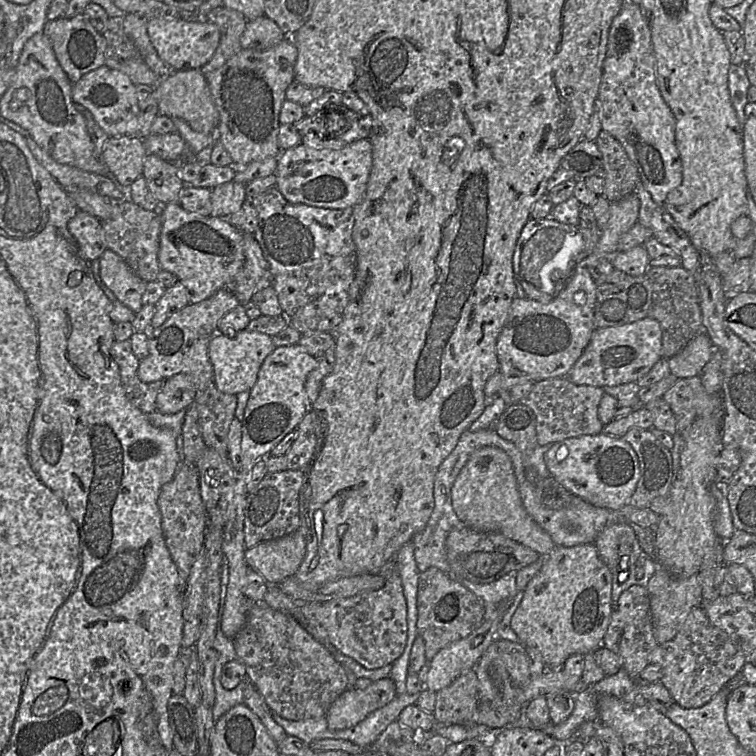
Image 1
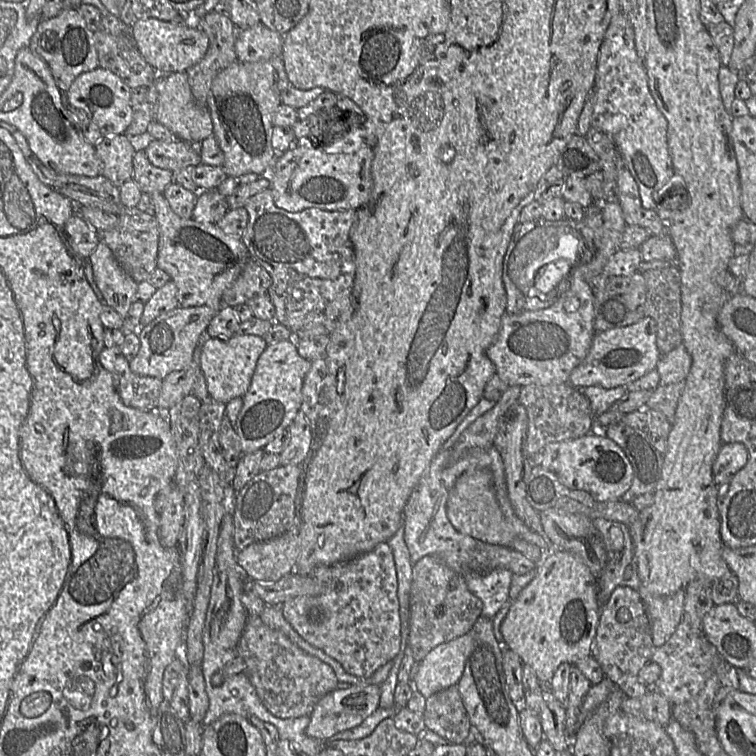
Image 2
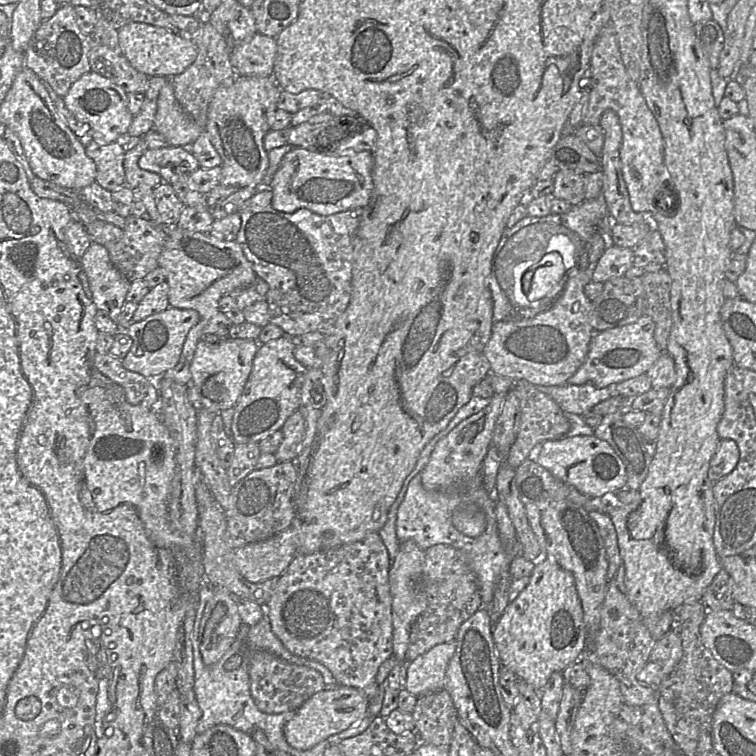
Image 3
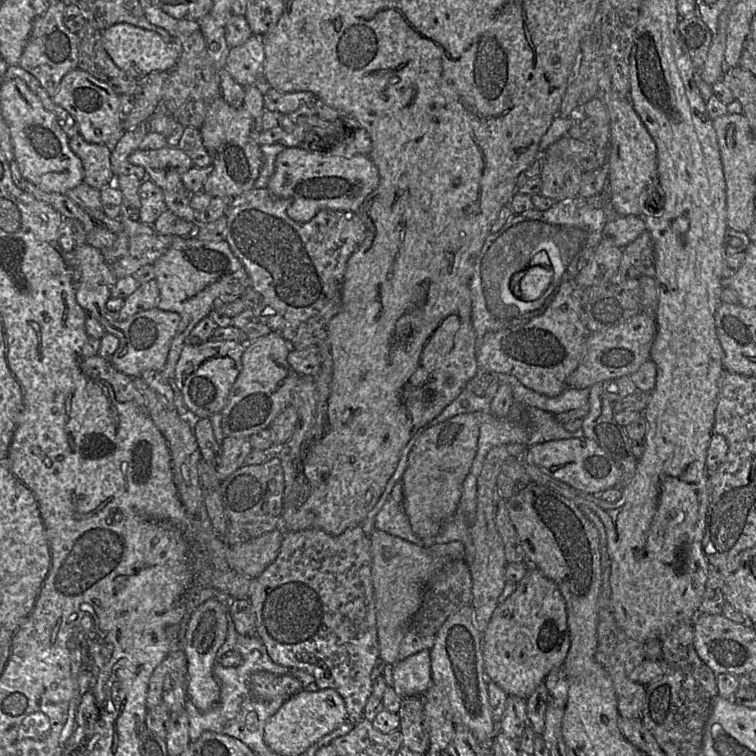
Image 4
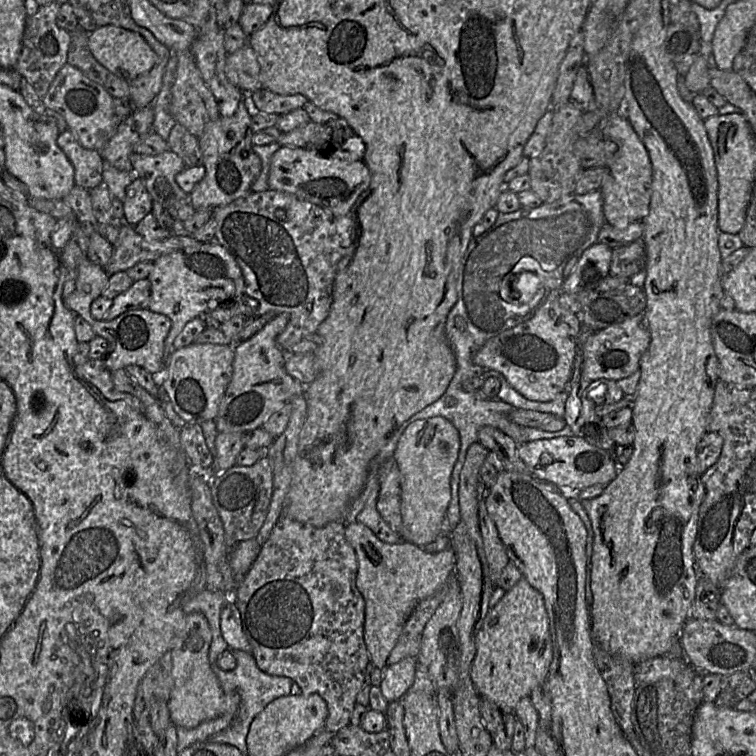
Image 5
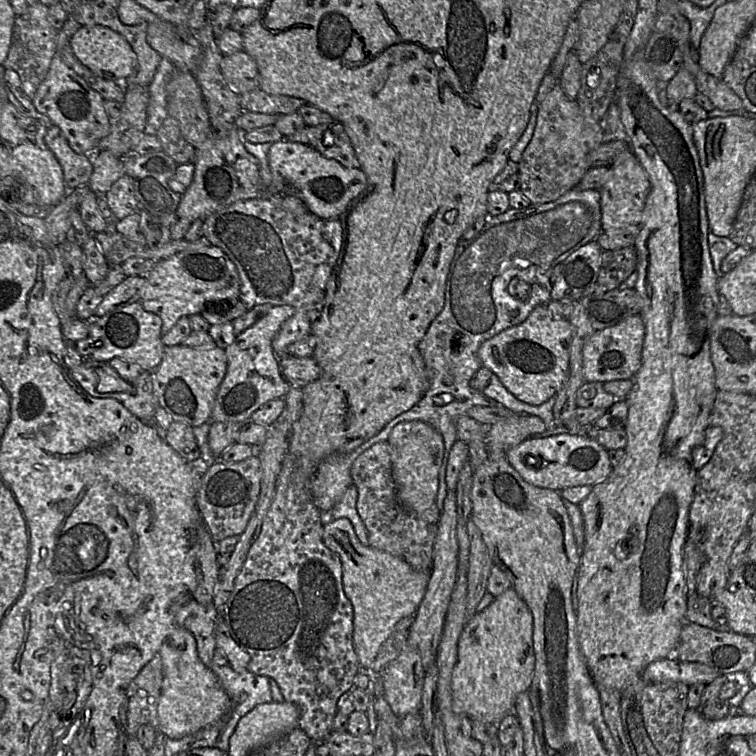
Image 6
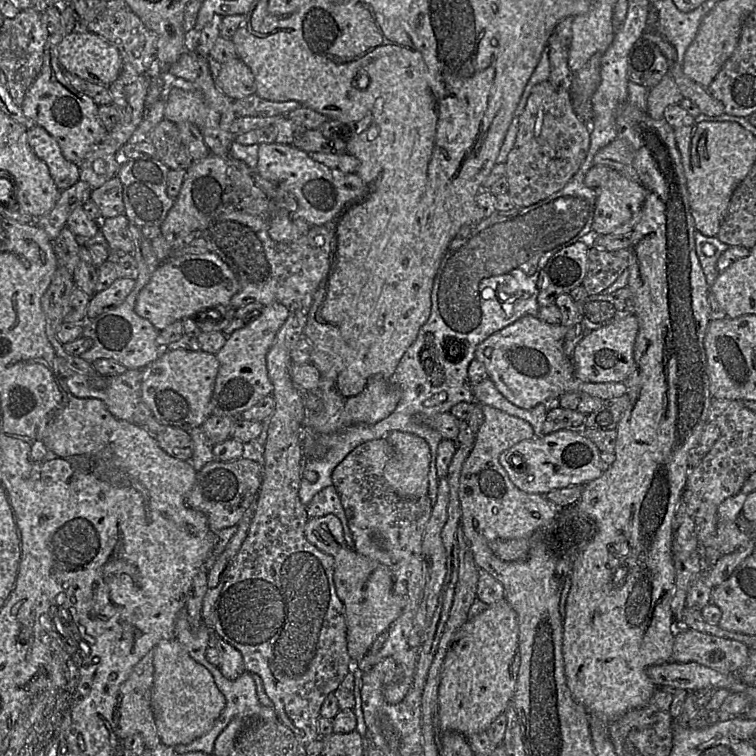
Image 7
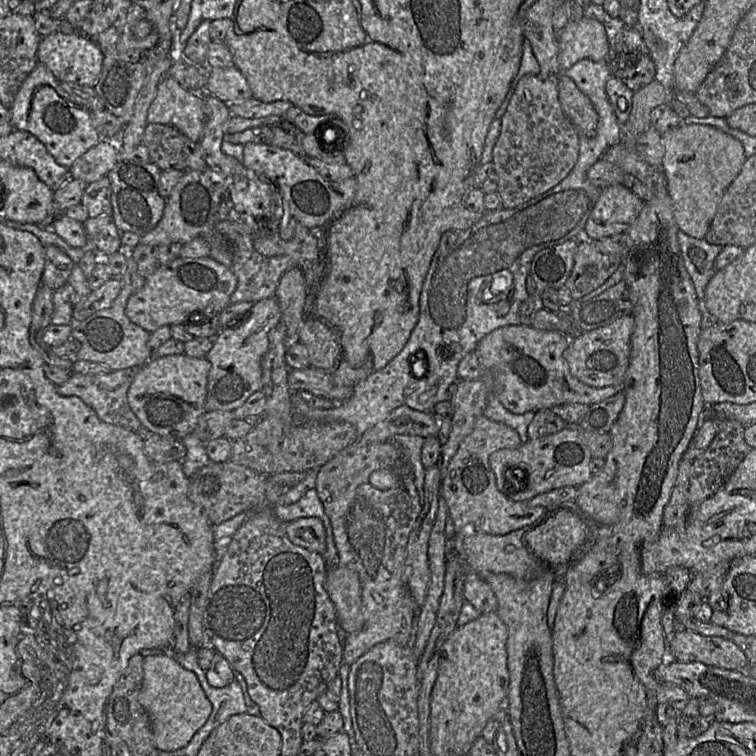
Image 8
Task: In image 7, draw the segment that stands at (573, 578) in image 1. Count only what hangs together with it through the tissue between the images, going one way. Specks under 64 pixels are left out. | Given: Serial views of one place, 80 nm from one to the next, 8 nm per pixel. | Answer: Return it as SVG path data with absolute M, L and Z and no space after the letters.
M503 598L468 620L453 636L443 662L438 689L438 724L440 732L452 731L464 737L485 731L512 703L520 666L517 614Z

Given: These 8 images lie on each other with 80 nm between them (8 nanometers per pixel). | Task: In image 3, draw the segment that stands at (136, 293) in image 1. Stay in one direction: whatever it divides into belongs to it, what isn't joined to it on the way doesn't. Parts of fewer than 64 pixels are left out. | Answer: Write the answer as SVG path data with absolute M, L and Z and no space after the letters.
M92 242L80 261L88 278L90 298L99 311L105 311L112 319L116 319L126 302L131 281L125 278L112 264L104 245Z

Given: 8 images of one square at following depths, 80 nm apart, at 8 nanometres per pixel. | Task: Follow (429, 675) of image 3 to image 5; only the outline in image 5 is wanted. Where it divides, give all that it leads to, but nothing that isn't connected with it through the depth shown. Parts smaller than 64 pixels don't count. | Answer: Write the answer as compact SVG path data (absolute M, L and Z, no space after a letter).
M407 657L404 660L400 661L399 663L387 667L382 683L379 686L374 687L379 688L380 692L383 694L383 696L388 702L394 702L400 697L402 697L413 685L415 680L415 673L416 673L416 657Z

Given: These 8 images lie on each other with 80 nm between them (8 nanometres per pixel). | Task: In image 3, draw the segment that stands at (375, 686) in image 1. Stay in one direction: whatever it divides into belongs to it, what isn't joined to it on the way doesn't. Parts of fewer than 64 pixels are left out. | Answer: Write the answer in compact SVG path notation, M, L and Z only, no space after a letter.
M338 687L323 690L309 698L284 727L287 743L298 750L307 750L360 722L368 714L369 699L366 695L353 687Z

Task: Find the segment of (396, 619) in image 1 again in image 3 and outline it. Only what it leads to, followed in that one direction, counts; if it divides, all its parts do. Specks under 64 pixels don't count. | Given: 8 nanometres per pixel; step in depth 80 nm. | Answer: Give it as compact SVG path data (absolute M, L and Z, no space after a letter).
M375 532L369 533L361 541L341 545L313 554L297 554L288 568L277 578L277 584L272 596L263 606L264 616L268 618L272 632L291 654L322 664L331 672L337 685L353 687L362 691L369 699L369 702L375 696L378 688L375 679L379 667L385 660L390 659L393 655L392 597L389 584L390 565L391 560L388 550L379 534Z

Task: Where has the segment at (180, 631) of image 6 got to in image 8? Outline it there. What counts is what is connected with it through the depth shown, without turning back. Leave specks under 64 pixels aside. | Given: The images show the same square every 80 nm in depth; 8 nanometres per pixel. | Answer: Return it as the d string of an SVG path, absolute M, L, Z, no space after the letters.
M170 652L145 657L142 662L143 681L139 702L149 715L155 748L175 751L185 747L206 724L212 712L196 674L182 667Z

